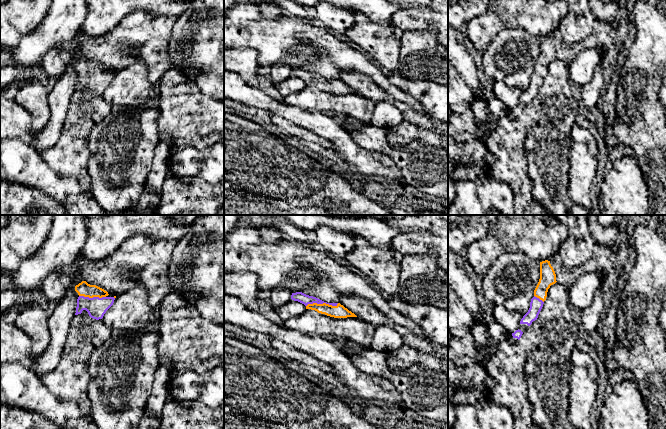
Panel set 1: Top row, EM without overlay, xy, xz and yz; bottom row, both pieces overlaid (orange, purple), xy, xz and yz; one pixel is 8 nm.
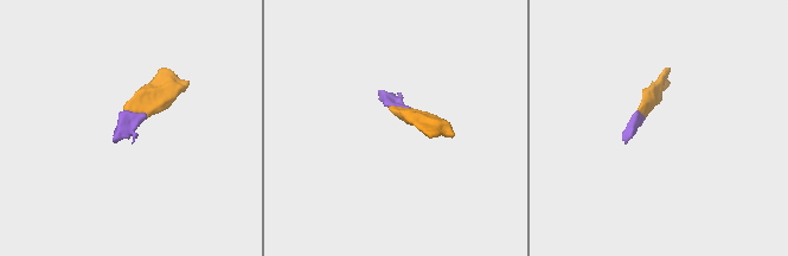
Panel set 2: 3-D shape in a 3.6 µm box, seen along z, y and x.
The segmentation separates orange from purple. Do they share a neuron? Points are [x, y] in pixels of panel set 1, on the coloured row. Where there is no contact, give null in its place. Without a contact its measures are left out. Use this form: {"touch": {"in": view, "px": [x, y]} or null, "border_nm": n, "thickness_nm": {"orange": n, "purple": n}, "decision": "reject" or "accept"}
{"touch": {"in": "xz", "px": [323, 303]}, "border_nm": 260, "thickness_nm": {"orange": 110, "purple": 80}, "decision": "accept"}

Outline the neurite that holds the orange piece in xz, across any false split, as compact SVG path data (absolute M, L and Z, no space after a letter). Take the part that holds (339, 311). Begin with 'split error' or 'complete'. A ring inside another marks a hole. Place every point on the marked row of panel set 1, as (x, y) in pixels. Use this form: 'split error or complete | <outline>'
split error | M302 292L292 293L291 299L306 306L306 309L315 310L334 318L357 317L340 303L327 303L316 297L306 295Z

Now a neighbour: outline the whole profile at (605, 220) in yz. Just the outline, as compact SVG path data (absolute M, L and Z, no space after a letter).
M596 215L597 221L603 226L609 226L617 223L621 215Z

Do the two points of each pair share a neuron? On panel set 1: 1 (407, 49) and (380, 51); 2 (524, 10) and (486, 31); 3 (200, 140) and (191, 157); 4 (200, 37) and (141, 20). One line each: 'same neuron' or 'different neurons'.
1: different neurons
2: same neuron
3: different neurons
4: different neurons

